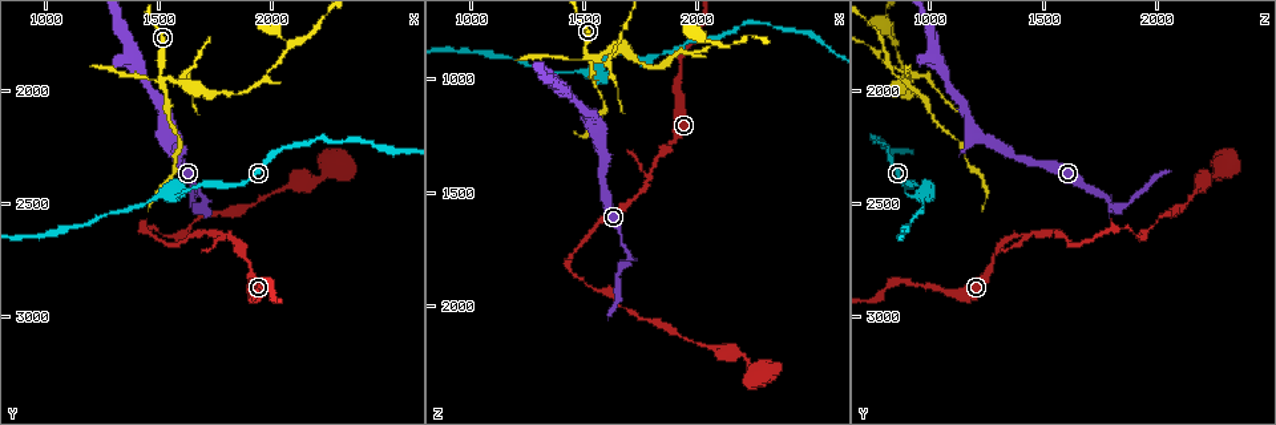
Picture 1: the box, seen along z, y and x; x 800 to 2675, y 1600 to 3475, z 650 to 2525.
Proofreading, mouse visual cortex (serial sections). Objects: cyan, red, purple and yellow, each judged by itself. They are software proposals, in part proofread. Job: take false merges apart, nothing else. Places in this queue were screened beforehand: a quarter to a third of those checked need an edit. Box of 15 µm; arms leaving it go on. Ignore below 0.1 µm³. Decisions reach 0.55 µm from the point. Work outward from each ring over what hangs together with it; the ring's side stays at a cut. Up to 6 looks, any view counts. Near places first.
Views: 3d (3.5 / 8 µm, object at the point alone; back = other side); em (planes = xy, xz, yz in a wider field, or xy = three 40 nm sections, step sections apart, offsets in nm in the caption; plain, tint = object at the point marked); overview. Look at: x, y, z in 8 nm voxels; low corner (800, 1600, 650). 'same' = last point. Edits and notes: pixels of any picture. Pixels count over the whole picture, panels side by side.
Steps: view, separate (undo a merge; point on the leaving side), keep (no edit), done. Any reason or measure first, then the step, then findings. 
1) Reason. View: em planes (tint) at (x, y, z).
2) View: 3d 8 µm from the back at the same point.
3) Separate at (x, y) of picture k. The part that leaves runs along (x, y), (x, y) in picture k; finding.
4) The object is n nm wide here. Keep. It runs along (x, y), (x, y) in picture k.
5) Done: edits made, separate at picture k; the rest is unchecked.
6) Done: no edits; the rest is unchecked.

View: 3d 3.5 µm at (1690, 2520, 1820).

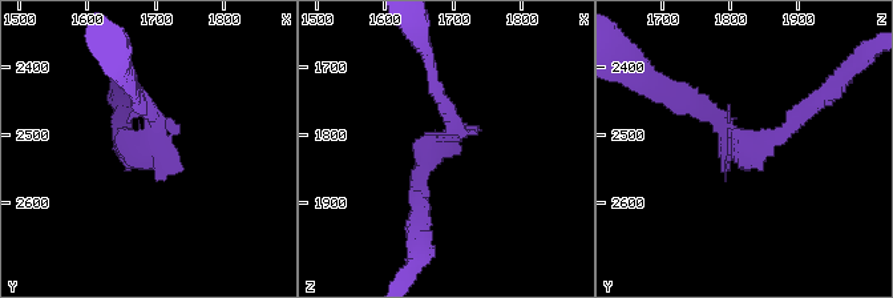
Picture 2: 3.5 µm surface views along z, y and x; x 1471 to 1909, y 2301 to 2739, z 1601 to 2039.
View: em xy step 2 (tint) at (1680, 2520, 1810).

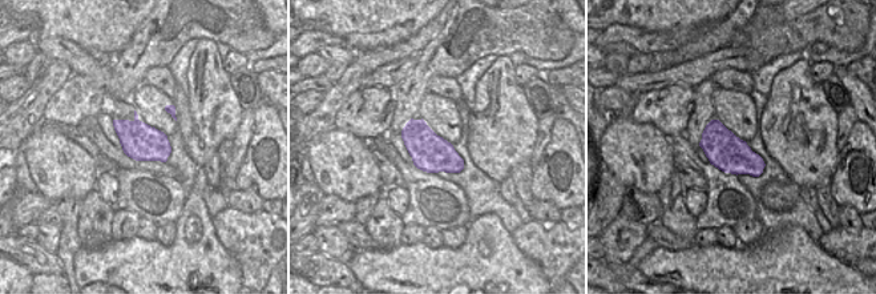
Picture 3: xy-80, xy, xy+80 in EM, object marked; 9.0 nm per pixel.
View: em planes (tint) at the same point.

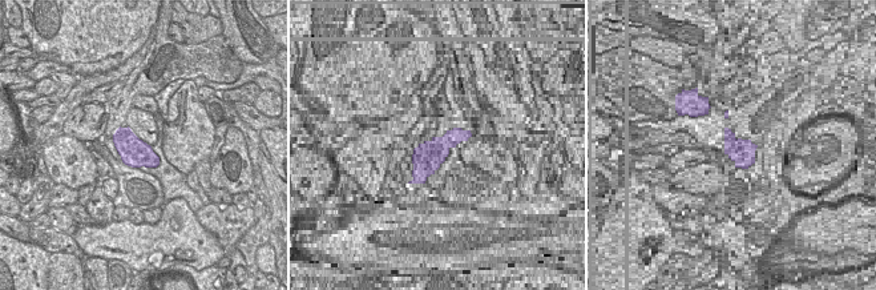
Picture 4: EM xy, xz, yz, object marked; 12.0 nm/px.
Separate at (763, 152) of picture 2. The part that leaves runs along (728, 137), (772, 141), (824, 96) in picture 2; a second cell is stuck on.

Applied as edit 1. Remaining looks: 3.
View: overview.

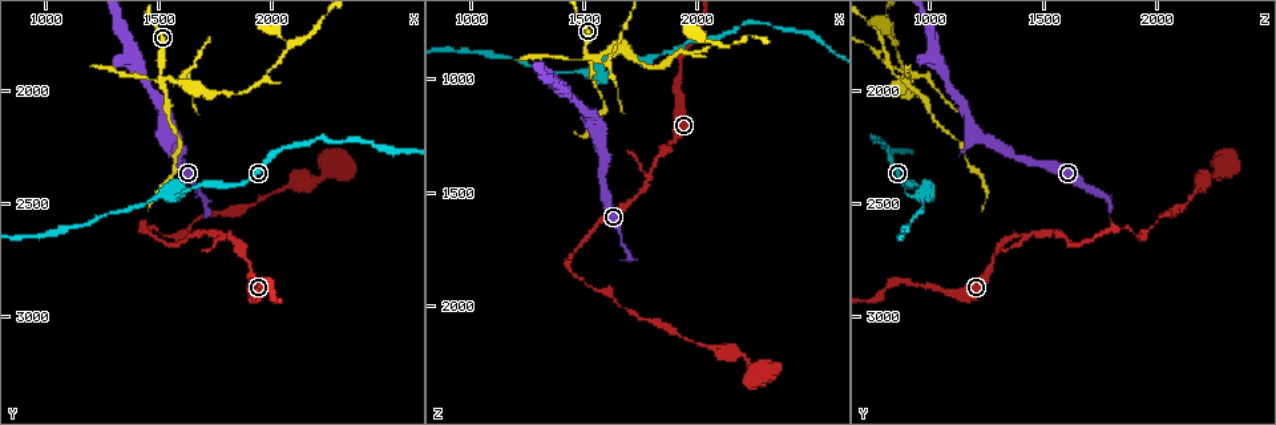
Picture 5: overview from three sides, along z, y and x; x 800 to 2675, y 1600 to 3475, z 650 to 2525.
Sharp bend. View: 3d 3.5 µm at (1430, 2620, 1820).

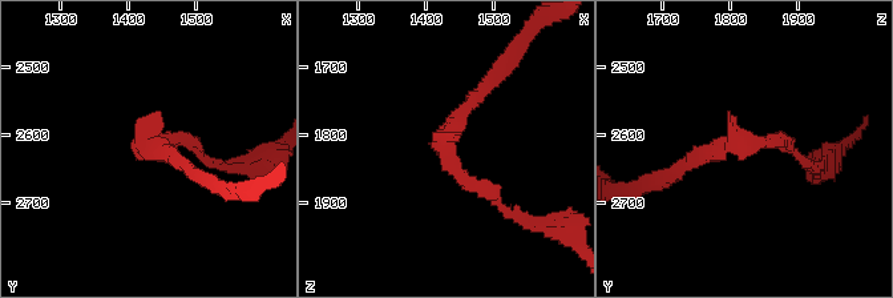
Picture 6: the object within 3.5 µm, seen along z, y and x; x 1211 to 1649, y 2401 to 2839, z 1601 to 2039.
View: em xy step 3 (tint) at (1425, 2615, 1820).

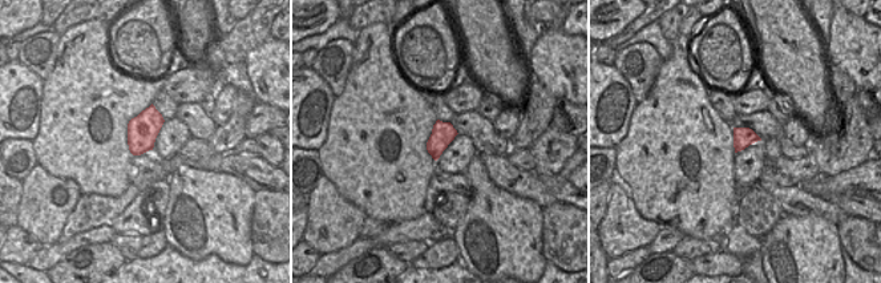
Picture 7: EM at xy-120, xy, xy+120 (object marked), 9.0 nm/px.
The arms are 150, 200 nm wide. Separate at (770, 141) of picture 6. The part that leaves runs along (722, 147), (783, 139), (809, 162) in picture 6; a second cell is stuck on.

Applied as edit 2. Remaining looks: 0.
Done: edits made, separate at picture 2, separate at picture 6; the rest is unchecked.

